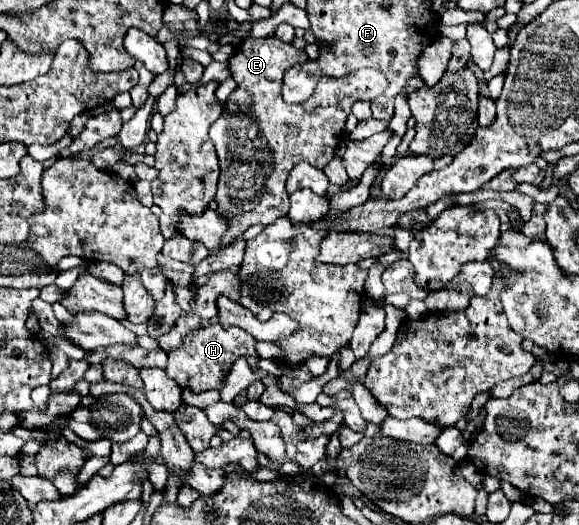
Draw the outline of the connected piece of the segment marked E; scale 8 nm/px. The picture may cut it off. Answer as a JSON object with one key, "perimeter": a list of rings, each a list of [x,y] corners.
{"perimeter":[[[275,35],[243,41],[229,59],[229,71],[237,81],[237,89],[229,95],[225,101],[227,109],[223,109],[217,125],[211,125],[209,131],[221,167],[215,195],[219,205],[217,211],[237,225],[235,233],[227,237],[227,245],[247,227],[269,225],[273,219],[287,215],[289,199],[285,193],[285,179],[289,171],[301,161],[323,169],[335,157],[335,147],[341,141],[351,105],[359,99],[373,101],[387,87],[387,79],[379,71],[357,69],[339,79],[325,77],[321,89],[317,89],[311,99],[299,105],[287,105],[281,97],[281,79],[297,61],[303,61],[299,59],[299,51],[285,45]]]}

